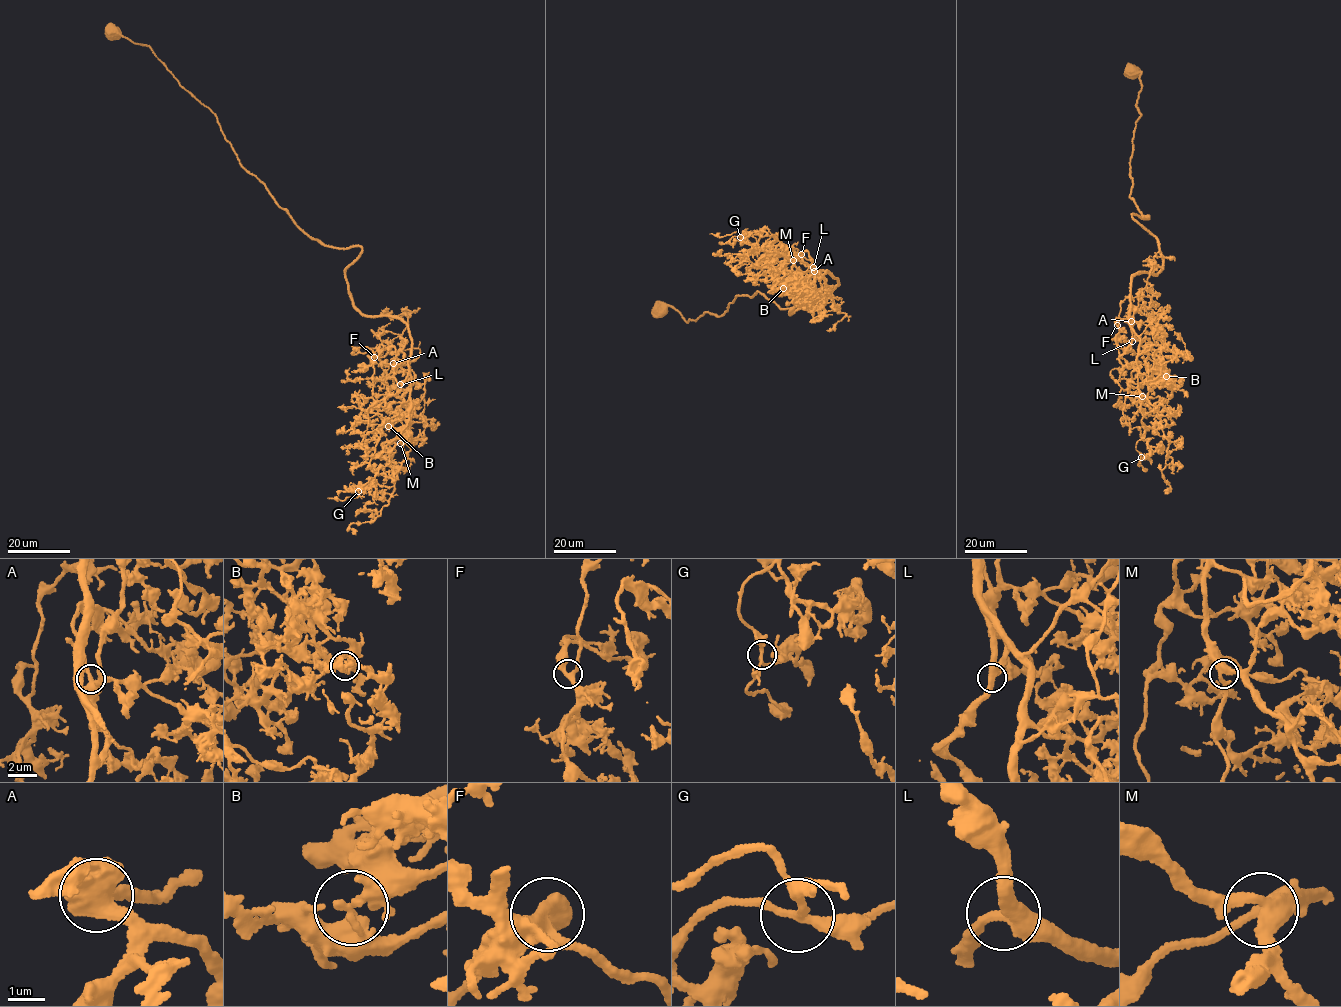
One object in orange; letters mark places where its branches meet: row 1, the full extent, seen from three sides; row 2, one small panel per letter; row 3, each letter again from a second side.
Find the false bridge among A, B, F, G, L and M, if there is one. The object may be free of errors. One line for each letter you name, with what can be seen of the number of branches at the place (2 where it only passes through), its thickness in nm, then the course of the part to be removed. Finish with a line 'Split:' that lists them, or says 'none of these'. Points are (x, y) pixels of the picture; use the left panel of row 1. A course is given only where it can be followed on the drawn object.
B: Branches: 3. Thickness 280 nm. Course of the part to remove: (388, 426), (409, 410), (411, 421), (434, 425), (434, 421), (425, 419), (423, 411), (425, 404), (435, 399)
Split: B

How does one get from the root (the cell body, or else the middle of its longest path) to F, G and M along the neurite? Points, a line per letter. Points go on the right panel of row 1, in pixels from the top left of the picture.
F: (1132, 70), (1142, 86), (1129, 196), (1149, 216), (1132, 217), (1162, 263), (1132, 279), (1123, 367), (1117, 325)
G: (1132, 70), (1142, 86), (1129, 196), (1149, 216), (1132, 217), (1162, 260), (1131, 282), (1141, 457)
M: (1132, 70), (1142, 86), (1129, 196), (1149, 216), (1132, 217), (1162, 260), (1131, 282), (1142, 396)

